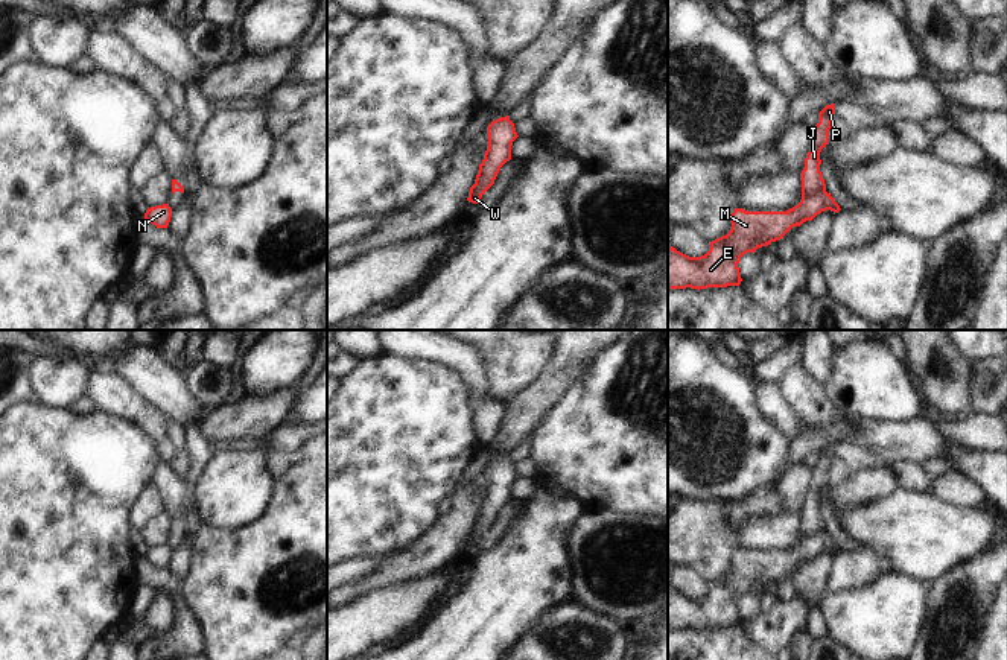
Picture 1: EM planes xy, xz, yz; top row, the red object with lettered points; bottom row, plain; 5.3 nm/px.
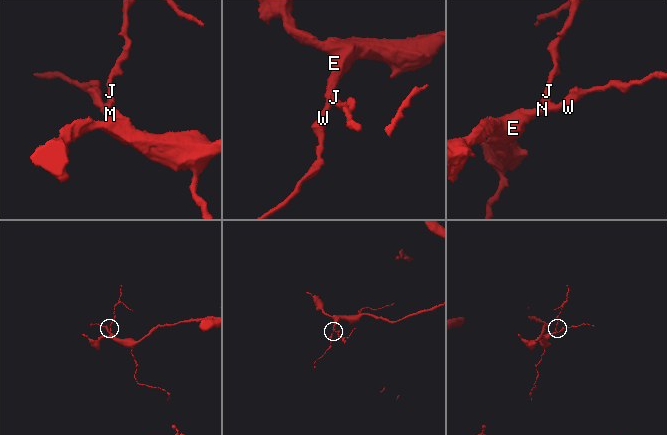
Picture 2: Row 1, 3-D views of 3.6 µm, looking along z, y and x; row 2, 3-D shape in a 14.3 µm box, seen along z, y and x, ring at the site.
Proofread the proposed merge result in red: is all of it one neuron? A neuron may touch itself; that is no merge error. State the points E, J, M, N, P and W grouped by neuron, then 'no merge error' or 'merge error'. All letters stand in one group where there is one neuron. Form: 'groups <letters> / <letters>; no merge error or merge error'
groups E M N W / J P; merge error

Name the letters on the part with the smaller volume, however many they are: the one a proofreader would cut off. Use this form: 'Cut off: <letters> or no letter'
Cut off: J, P

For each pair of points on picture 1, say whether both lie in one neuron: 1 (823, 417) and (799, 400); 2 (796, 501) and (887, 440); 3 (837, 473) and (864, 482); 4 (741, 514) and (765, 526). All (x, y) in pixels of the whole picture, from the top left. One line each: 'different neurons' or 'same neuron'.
1: same neuron
2: different neurons
3: different neurons
4: different neurons

